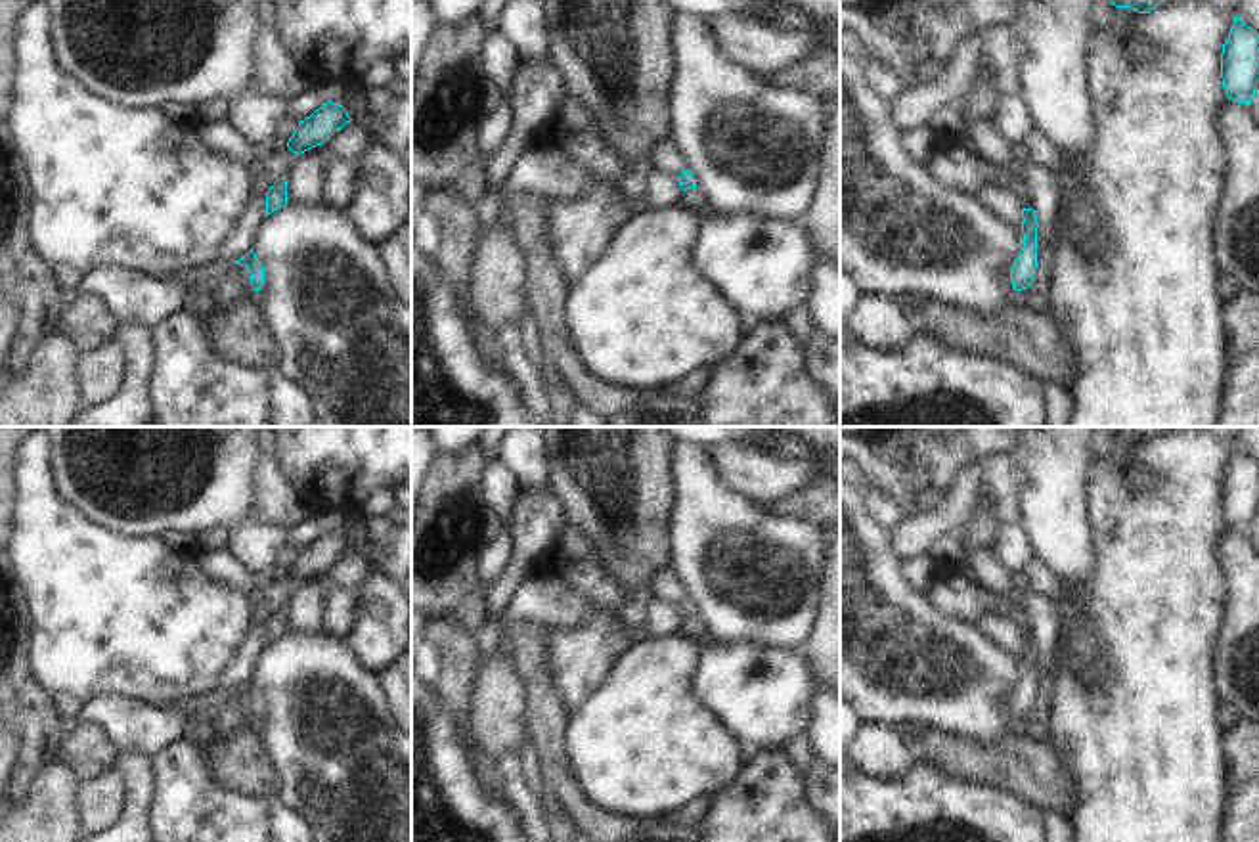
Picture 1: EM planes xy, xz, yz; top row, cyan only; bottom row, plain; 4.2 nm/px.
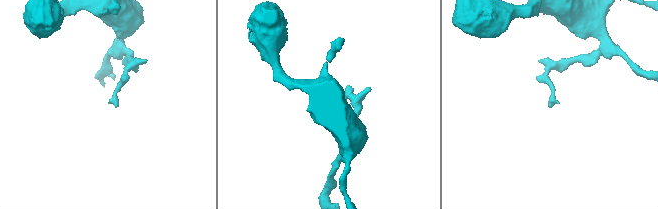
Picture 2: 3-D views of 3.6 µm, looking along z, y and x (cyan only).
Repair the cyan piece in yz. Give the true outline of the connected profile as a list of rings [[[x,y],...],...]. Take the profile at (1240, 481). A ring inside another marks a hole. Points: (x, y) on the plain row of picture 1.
[[[1240,446],[1223,473],[1221,507],[1228,528],[1251,532],[1259,511],[1259,463]]]

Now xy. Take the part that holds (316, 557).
[[[327,530],[323,536],[316,538],[310,545],[298,551],[287,570],[287,576],[300,584],[316,574],[323,574],[350,549],[352,547],[342,534]]]

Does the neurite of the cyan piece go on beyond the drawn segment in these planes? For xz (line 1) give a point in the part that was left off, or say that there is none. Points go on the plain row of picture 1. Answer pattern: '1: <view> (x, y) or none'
1: none

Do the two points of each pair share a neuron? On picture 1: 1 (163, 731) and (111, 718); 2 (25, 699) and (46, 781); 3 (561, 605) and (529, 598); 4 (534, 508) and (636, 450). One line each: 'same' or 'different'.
1: same
2: different
3: same
4: different

